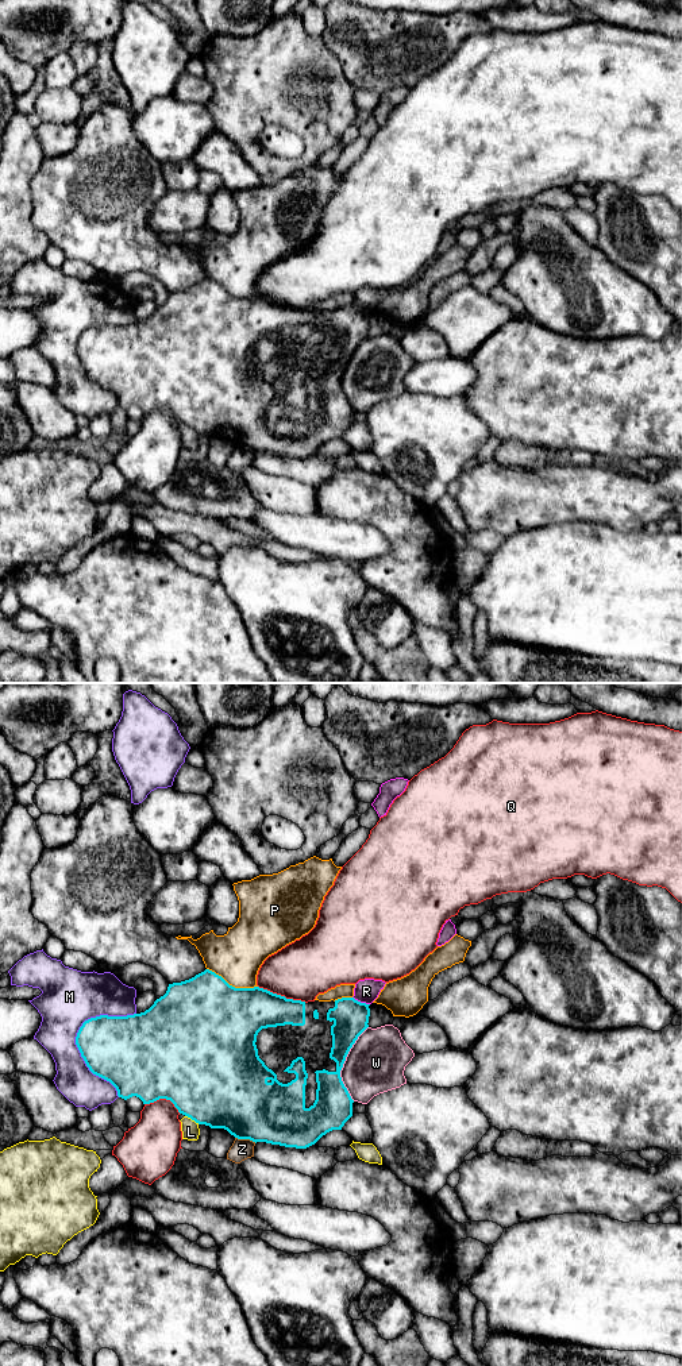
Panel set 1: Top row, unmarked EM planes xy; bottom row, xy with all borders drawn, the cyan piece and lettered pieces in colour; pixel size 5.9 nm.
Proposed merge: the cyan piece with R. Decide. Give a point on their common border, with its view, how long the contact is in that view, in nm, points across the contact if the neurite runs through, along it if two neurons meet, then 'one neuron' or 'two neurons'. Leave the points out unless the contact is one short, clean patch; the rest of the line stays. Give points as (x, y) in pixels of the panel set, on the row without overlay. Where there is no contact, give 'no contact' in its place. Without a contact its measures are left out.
meets cyan in xy at (359, 311); contact 120 nm long; two neurons

